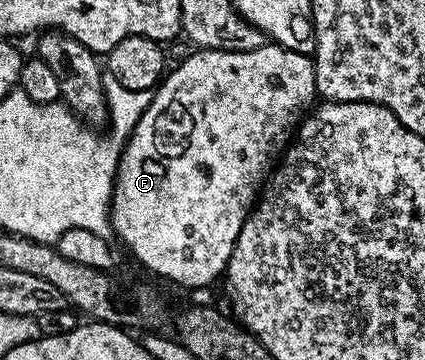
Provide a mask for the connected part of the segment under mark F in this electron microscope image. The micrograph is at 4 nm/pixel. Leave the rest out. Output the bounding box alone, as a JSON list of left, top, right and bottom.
[111,43,318,289]

